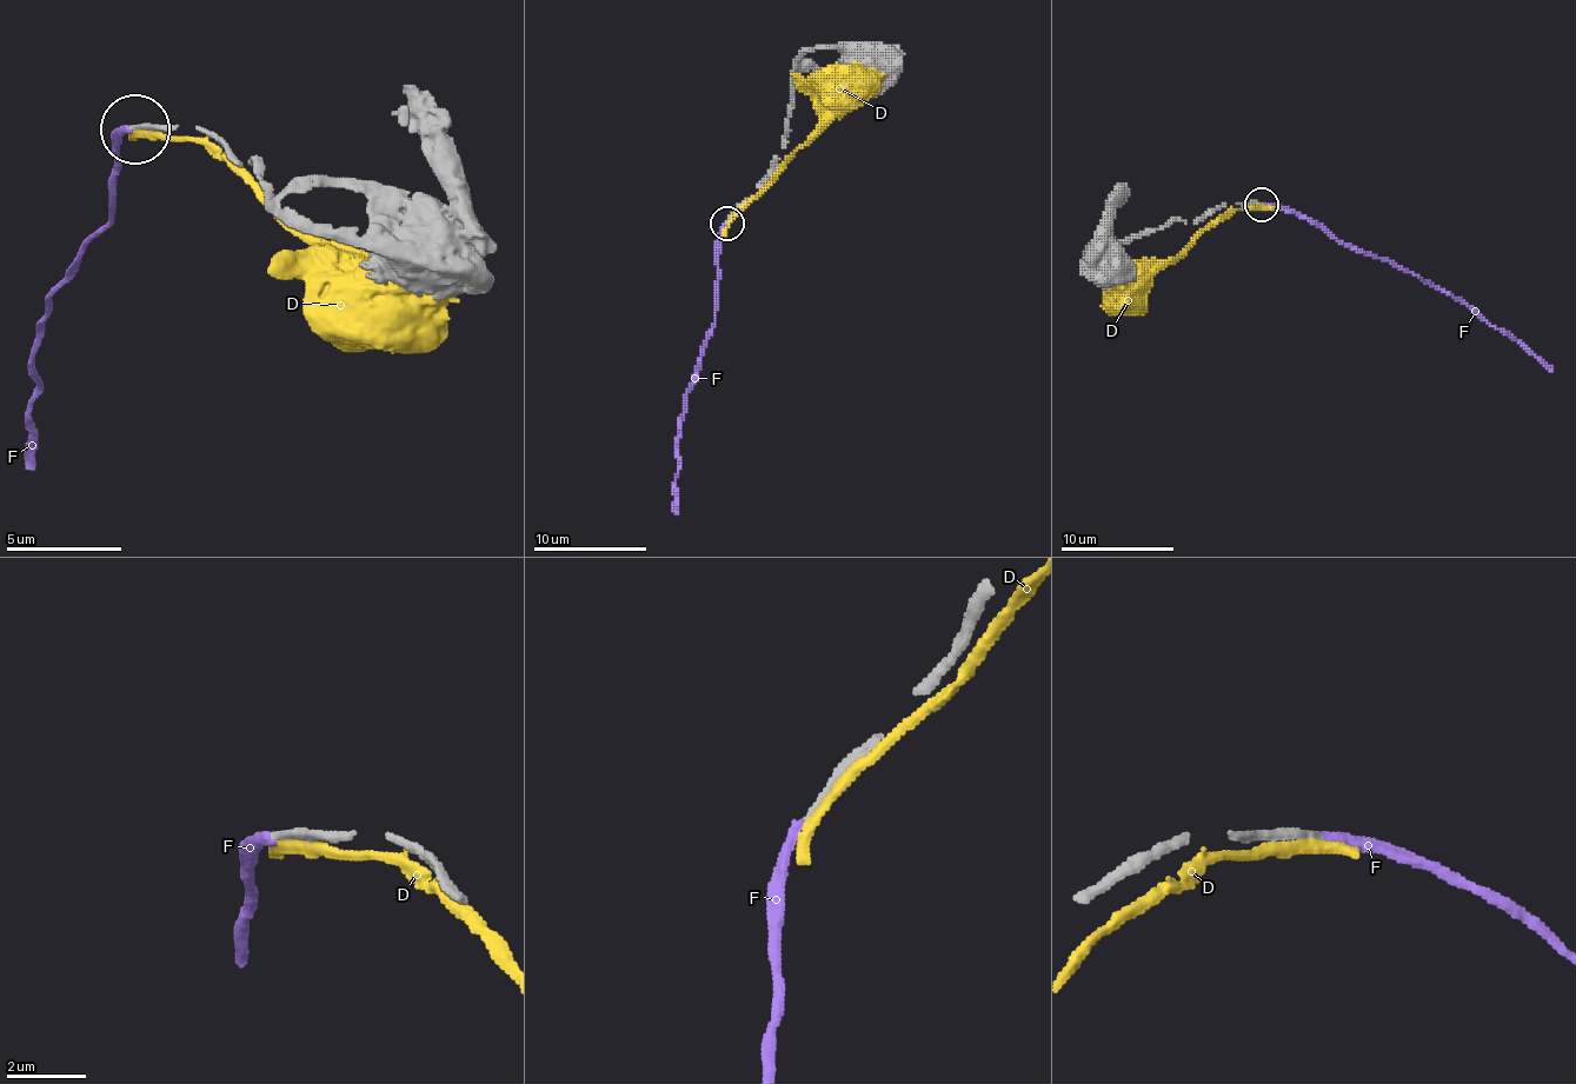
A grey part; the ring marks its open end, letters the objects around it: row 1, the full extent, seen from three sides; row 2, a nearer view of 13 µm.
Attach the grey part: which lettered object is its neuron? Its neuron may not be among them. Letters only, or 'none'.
none

